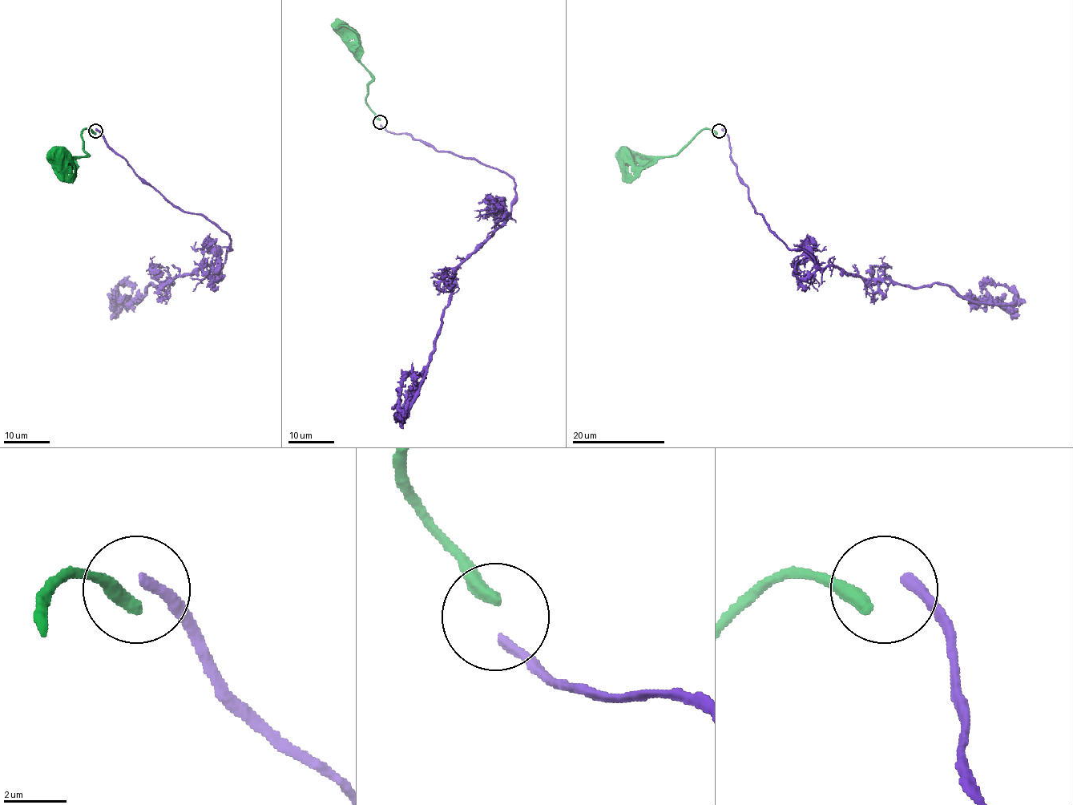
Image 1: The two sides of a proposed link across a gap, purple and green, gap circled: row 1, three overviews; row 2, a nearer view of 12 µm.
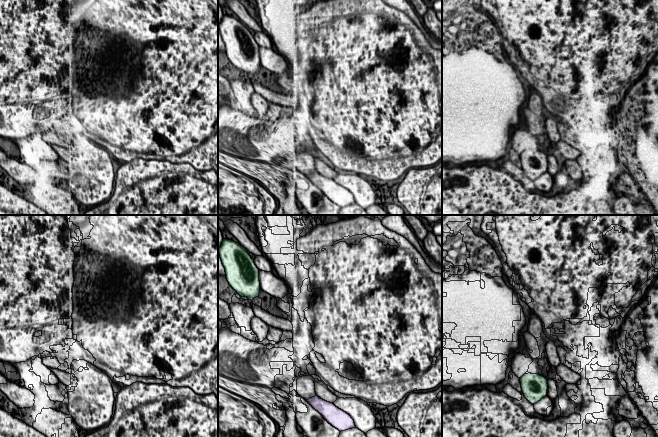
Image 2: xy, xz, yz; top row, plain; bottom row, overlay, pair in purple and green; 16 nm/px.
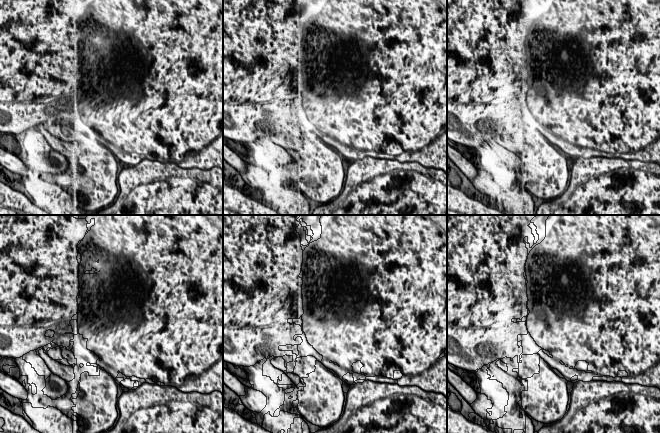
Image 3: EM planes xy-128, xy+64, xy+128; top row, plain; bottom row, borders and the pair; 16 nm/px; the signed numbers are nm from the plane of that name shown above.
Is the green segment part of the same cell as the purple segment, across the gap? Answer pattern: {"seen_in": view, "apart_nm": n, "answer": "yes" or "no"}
{"seen_in": "xz", "apart_nm": 1800, "answer": "yes"}

